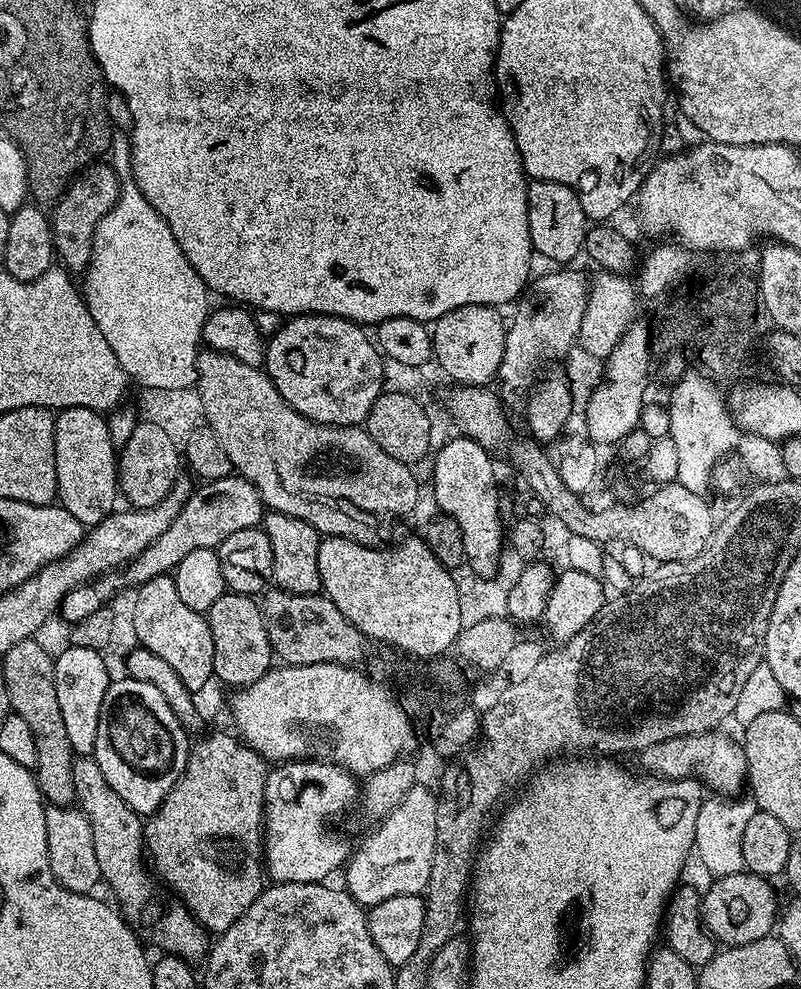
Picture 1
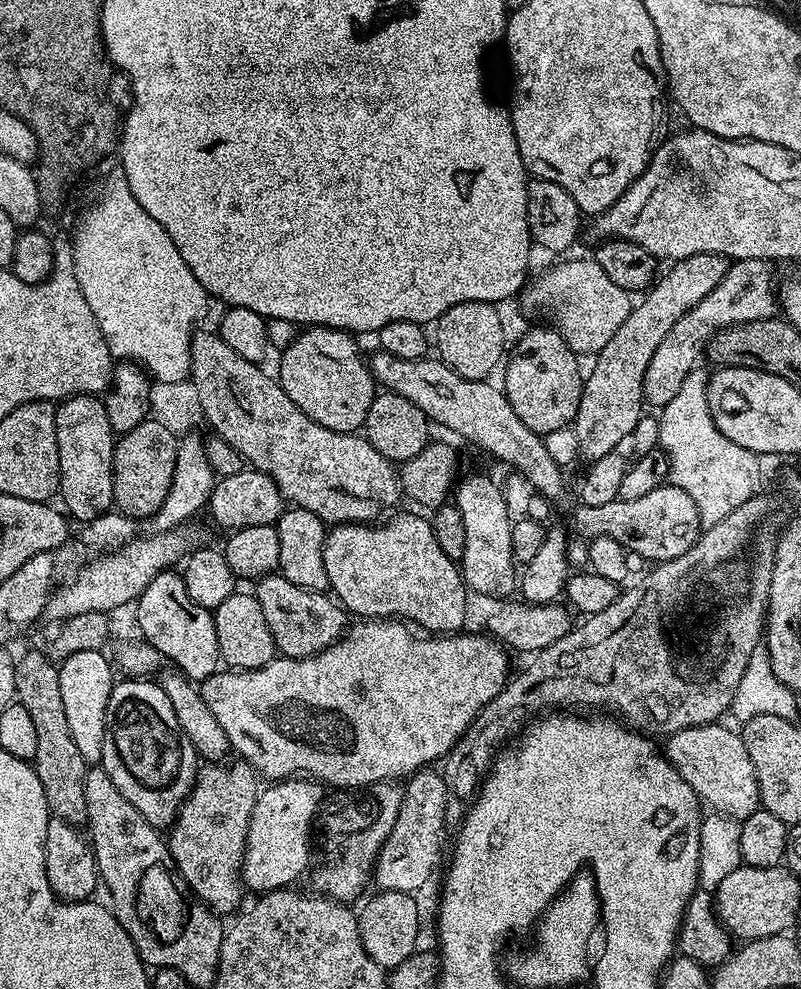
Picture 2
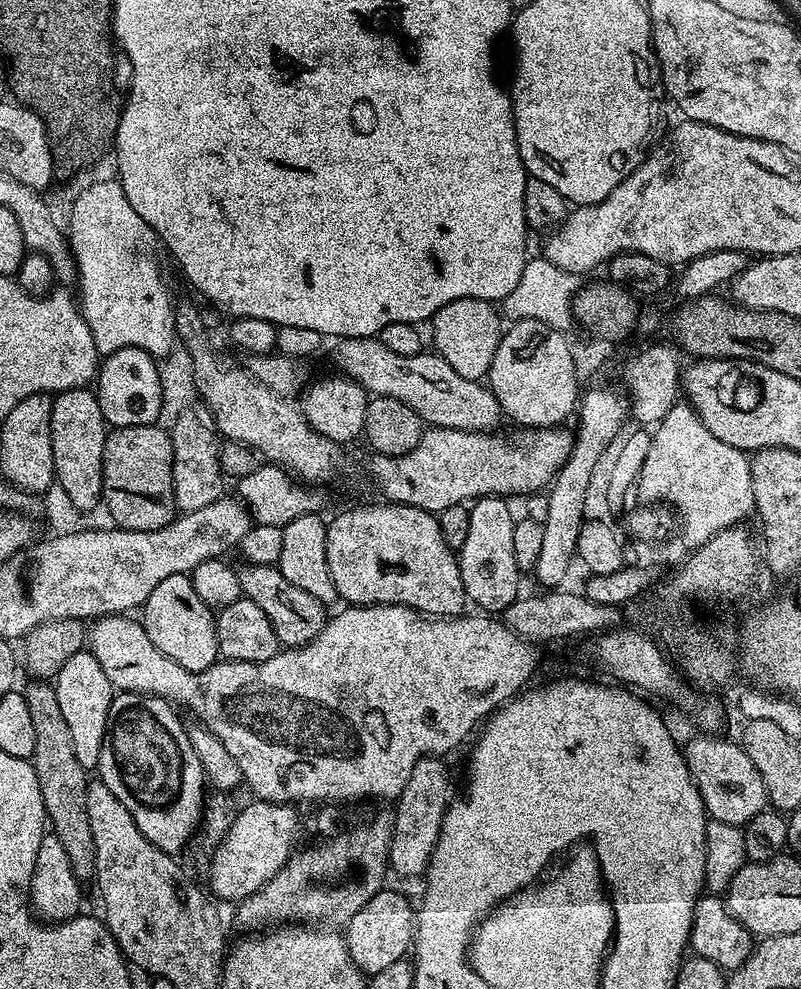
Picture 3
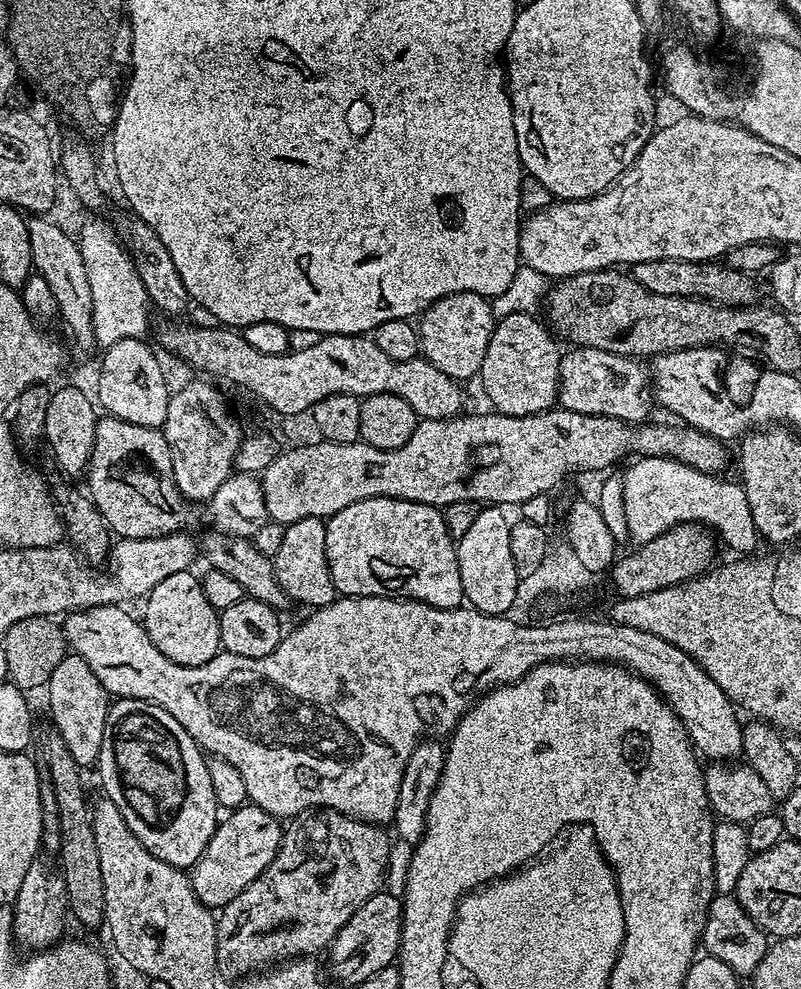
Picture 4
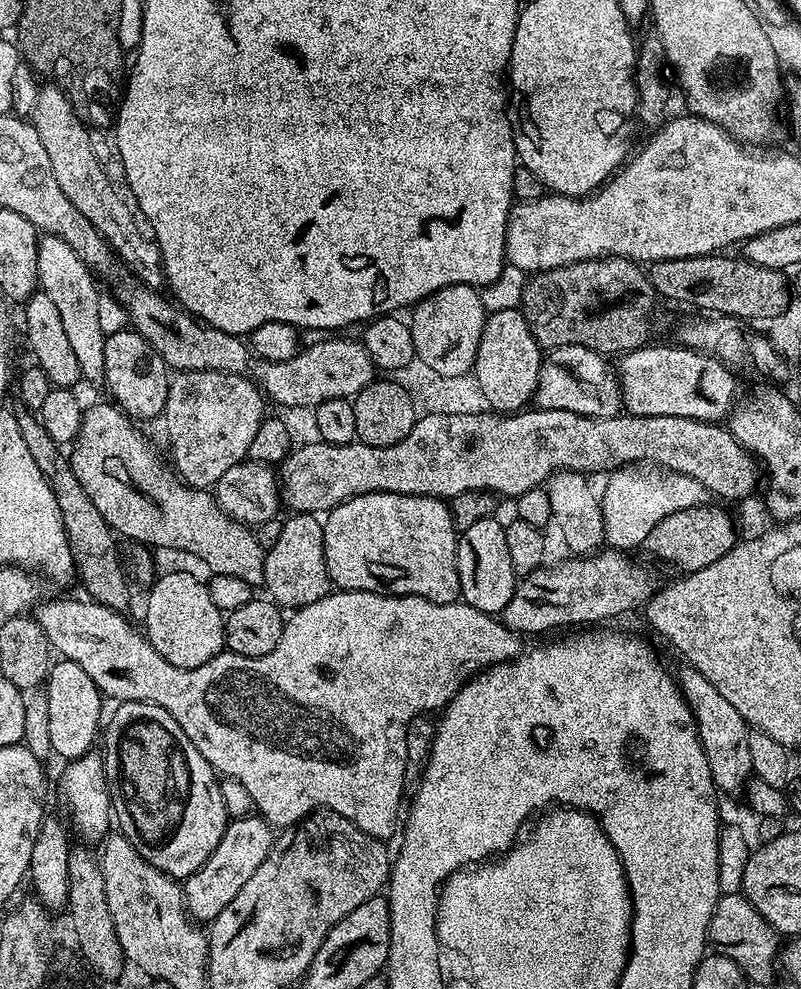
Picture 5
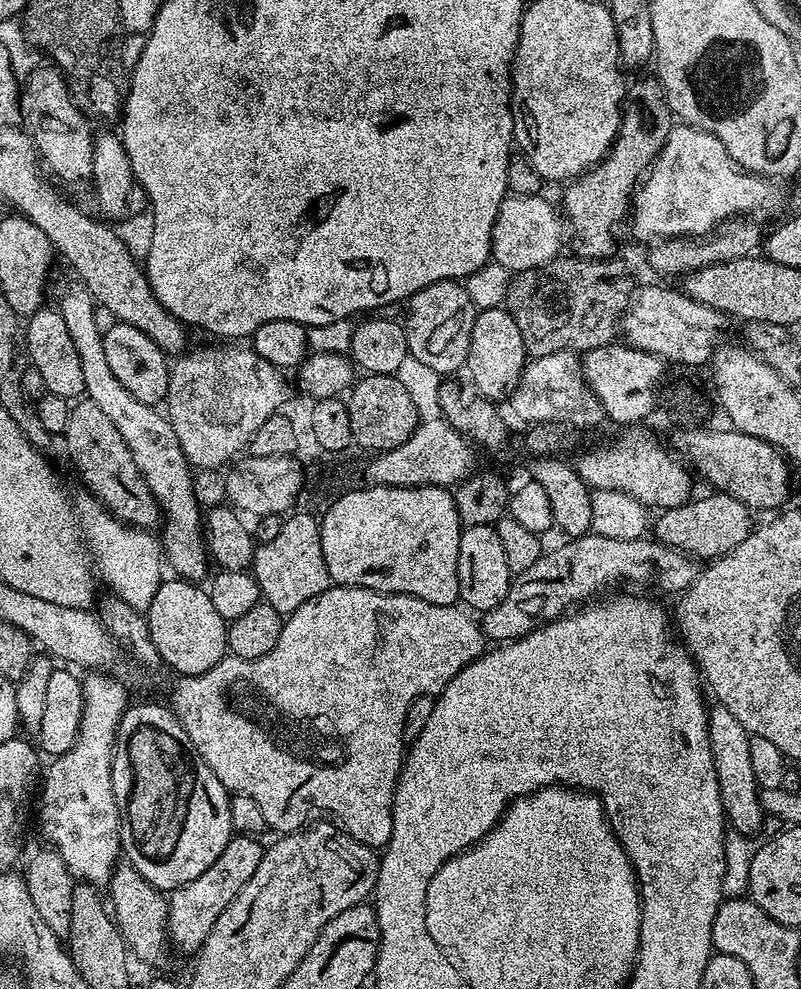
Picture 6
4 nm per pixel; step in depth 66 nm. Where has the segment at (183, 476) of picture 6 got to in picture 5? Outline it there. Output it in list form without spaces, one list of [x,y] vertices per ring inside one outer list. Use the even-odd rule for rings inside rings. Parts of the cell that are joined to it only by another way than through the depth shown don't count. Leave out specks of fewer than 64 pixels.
[[[43,233],[38,246],[38,288],[58,306],[62,327],[66,330],[74,354],[80,363],[80,375],[85,381],[103,381],[107,335],[99,322],[99,302],[102,292],[96,289],[97,277],[86,262],[58,235]]]

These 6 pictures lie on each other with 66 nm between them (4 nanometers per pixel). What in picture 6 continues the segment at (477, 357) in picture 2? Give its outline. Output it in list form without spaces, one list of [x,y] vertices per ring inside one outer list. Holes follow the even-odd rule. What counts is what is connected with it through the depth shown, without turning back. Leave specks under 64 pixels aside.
[[[458,280],[434,282],[418,290],[406,301],[408,317],[402,320],[408,355],[418,358],[423,365],[447,374],[465,367],[470,354],[470,334],[474,334],[474,322],[478,311],[465,285]]]

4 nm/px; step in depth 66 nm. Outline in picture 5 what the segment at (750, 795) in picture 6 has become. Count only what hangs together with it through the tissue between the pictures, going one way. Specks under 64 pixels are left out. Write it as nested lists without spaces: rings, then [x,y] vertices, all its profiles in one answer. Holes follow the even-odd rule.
[[[684,666],[678,672],[680,693],[690,706],[692,717],[696,719],[696,729],[702,742],[702,750],[706,754],[706,762],[710,766],[712,782],[721,793],[745,791],[749,780],[753,779],[750,762],[750,729],[748,723],[730,706],[718,689],[707,680],[706,674],[698,674],[698,670]]]

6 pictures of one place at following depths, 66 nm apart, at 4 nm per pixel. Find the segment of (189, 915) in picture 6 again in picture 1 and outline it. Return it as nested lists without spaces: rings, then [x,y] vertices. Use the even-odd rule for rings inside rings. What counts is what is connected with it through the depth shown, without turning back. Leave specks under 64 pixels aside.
[[[315,758],[280,762],[269,771],[264,791],[262,851],[269,881],[319,884],[350,859],[348,840],[328,823],[358,804],[358,780],[347,768]]]

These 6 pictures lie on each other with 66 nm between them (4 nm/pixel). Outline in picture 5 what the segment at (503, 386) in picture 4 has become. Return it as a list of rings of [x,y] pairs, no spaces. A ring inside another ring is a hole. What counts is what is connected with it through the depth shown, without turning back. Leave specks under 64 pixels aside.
[[[519,307],[498,310],[485,319],[474,373],[486,394],[490,409],[500,414],[515,414],[527,409],[536,395],[541,363],[540,343],[534,338]]]

